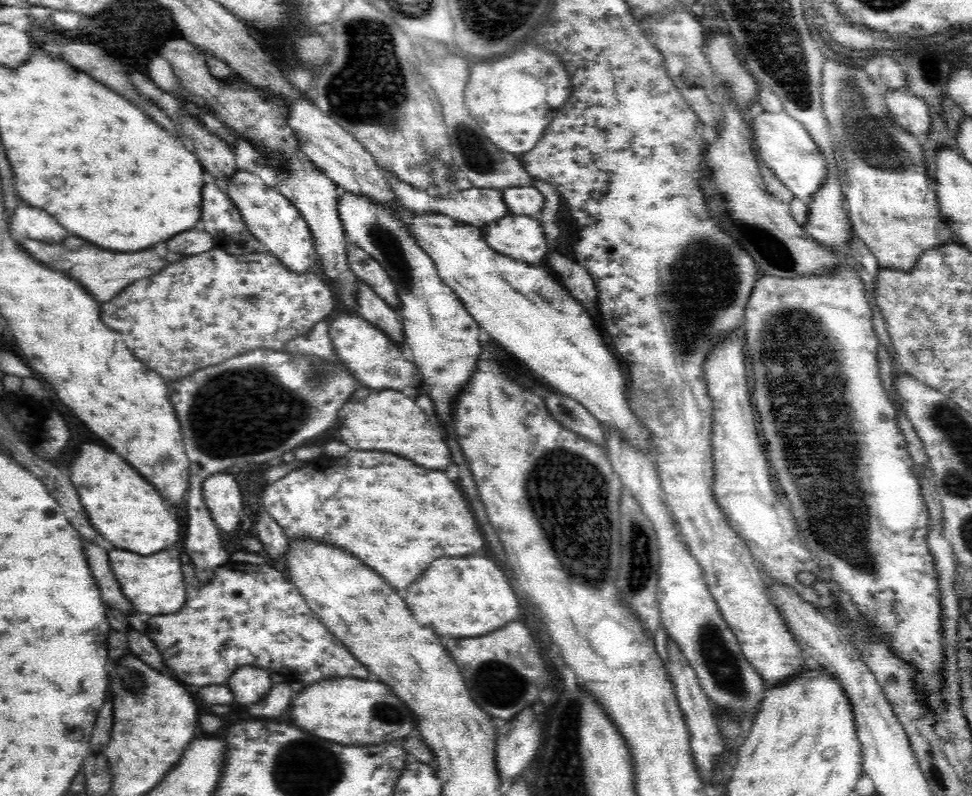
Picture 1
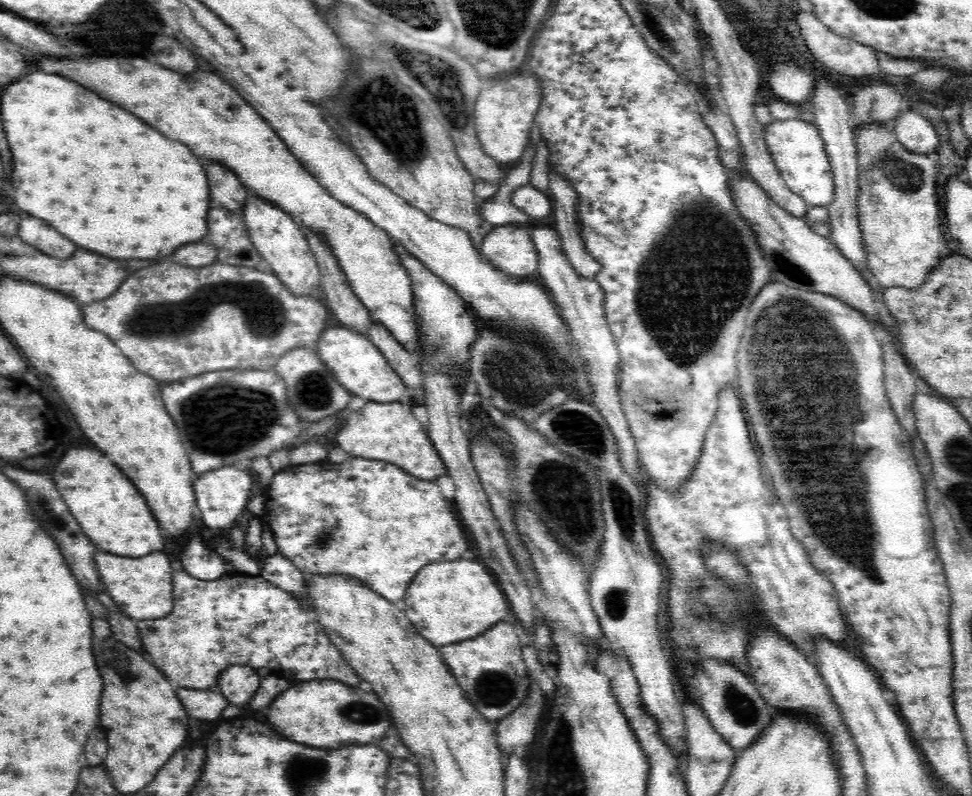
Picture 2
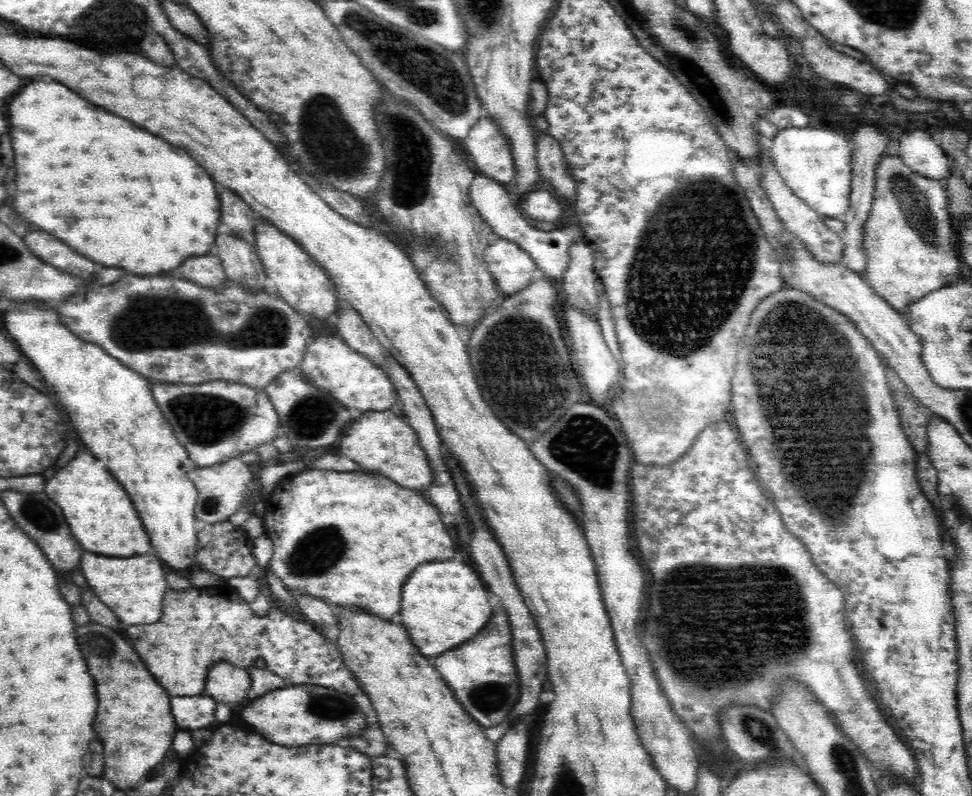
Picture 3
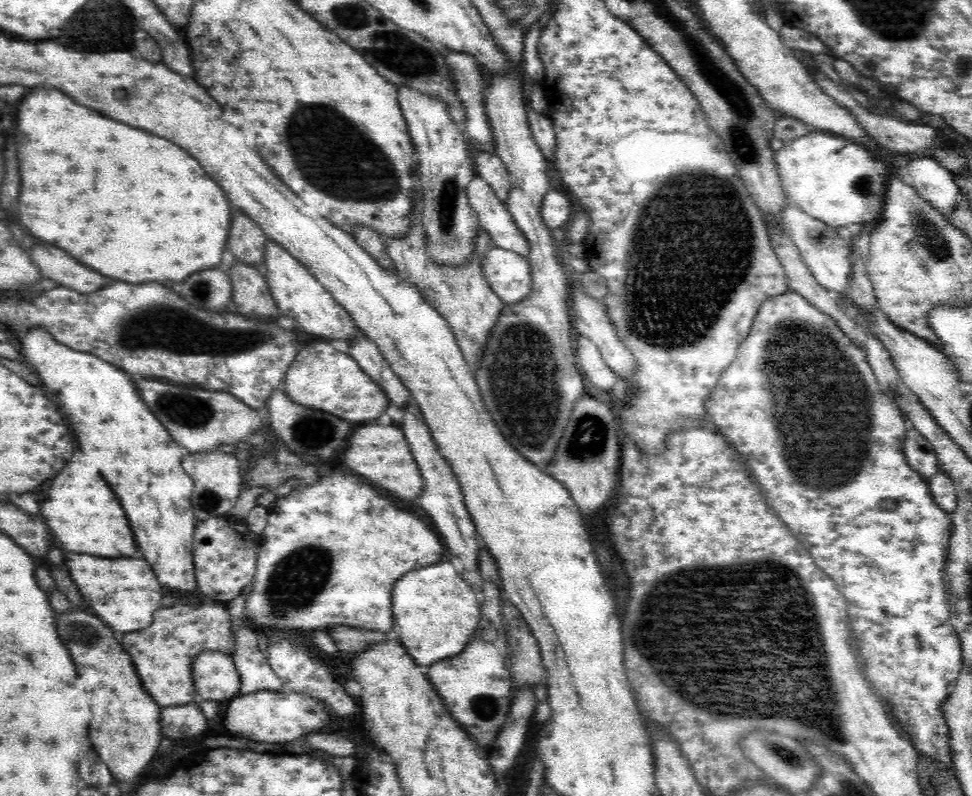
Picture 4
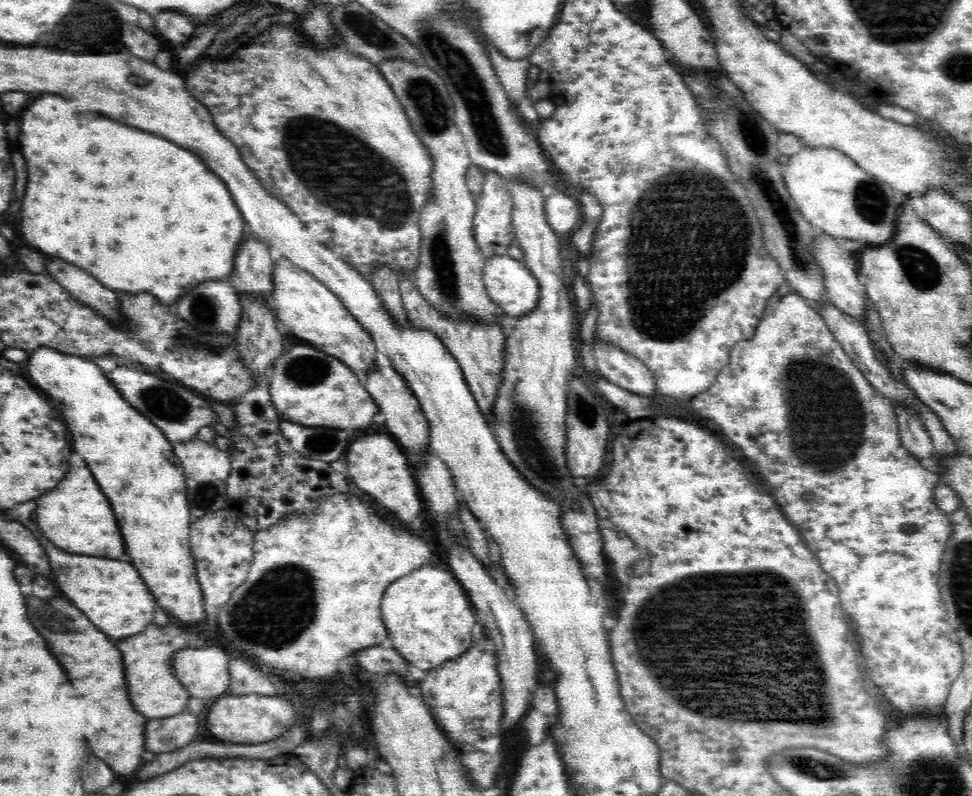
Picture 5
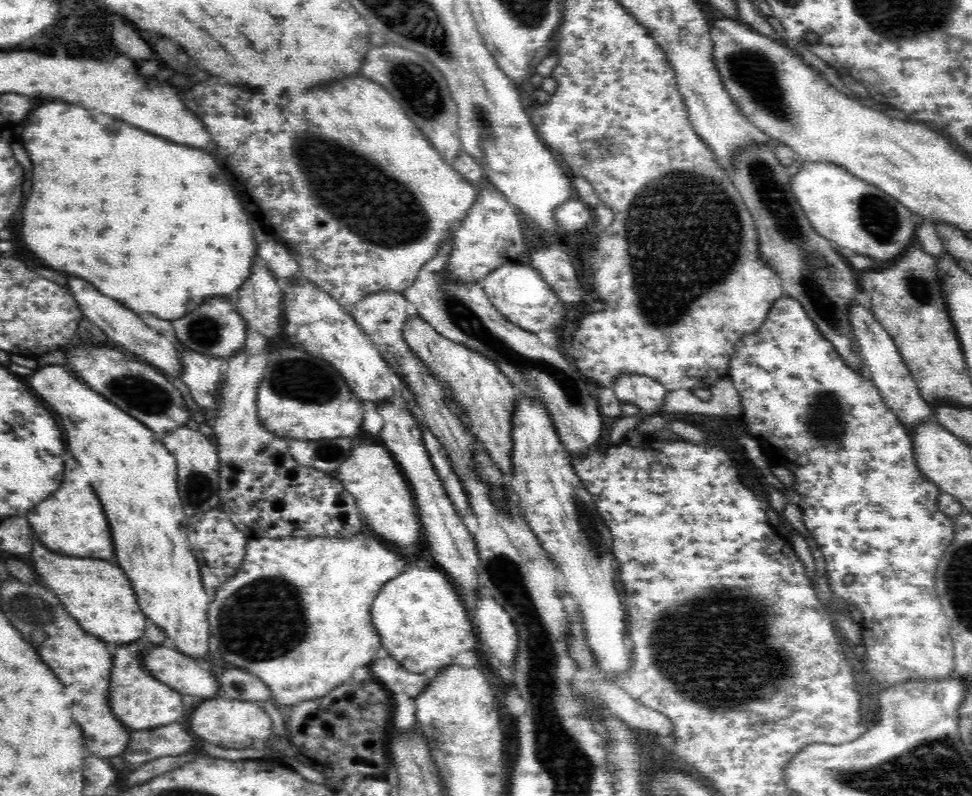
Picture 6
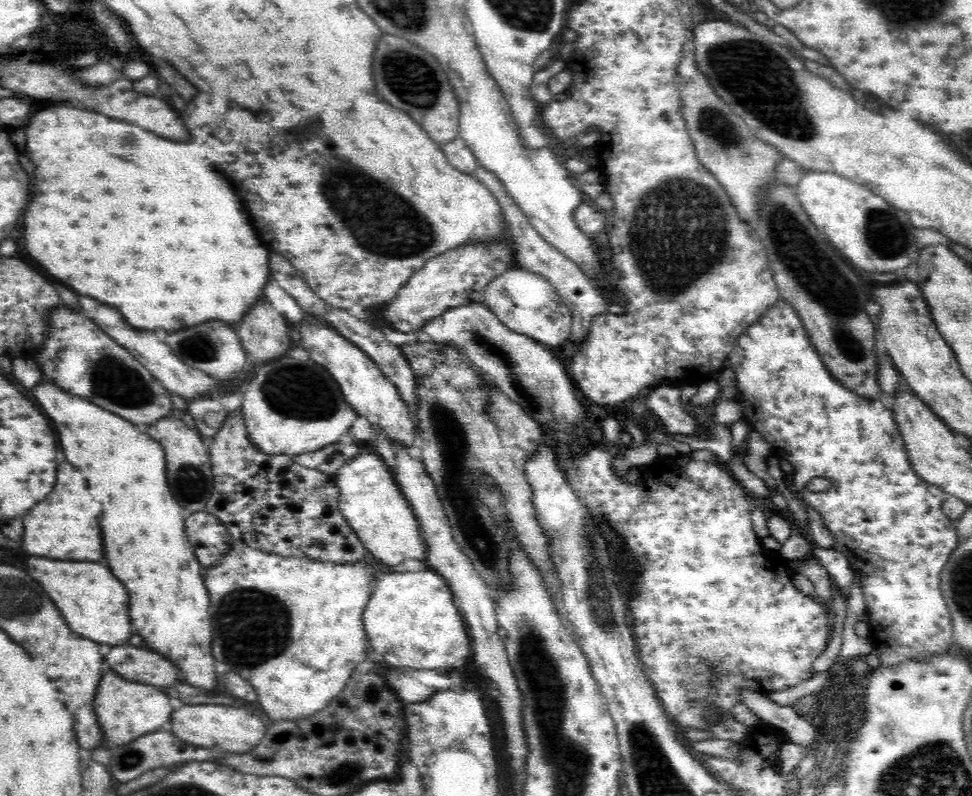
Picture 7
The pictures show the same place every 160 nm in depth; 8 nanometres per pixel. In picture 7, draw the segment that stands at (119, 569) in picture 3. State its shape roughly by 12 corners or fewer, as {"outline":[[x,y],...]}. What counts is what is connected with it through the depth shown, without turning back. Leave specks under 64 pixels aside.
{"outline":[[32,556],[68,626],[100,644],[134,636],[110,568]]}

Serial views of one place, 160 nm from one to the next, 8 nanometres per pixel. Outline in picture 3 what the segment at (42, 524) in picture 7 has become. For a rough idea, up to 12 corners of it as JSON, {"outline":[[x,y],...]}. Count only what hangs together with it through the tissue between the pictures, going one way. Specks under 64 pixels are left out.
{"outline":[[88,452],[46,494],[88,552],[152,550],[130,496]]}

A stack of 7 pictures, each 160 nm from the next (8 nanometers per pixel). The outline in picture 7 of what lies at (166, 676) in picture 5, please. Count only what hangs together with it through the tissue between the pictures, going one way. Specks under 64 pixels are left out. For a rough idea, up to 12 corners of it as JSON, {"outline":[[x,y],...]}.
{"outline":[[102,675],[94,708],[108,748],[170,722],[162,688]]}

